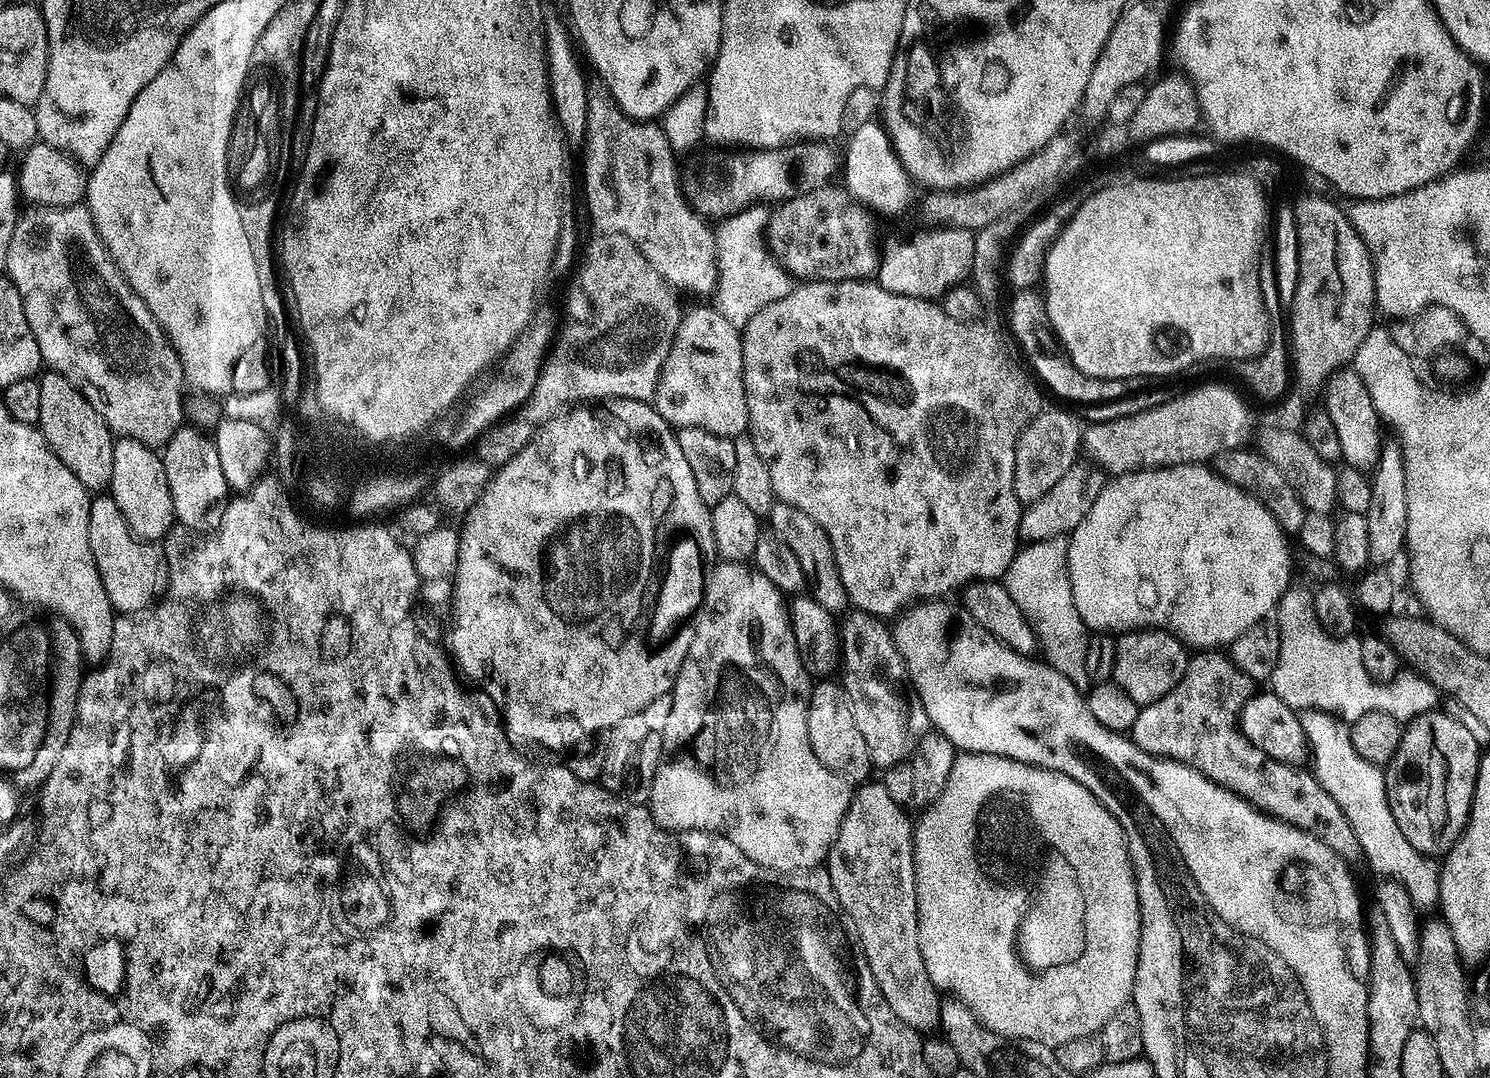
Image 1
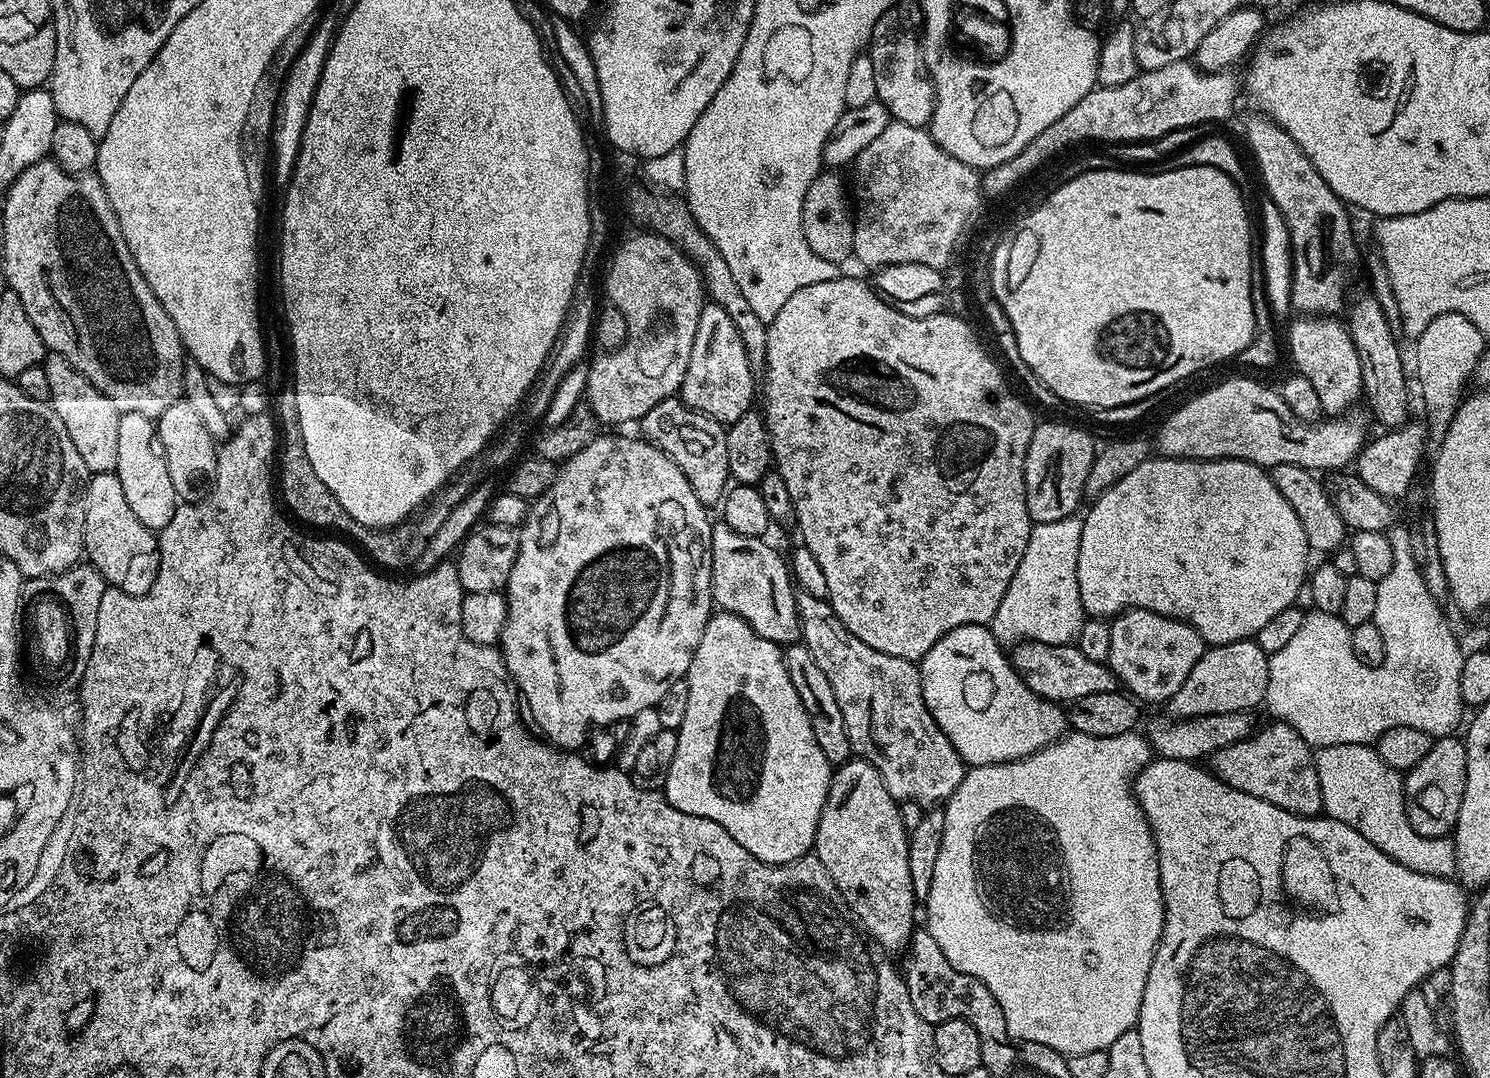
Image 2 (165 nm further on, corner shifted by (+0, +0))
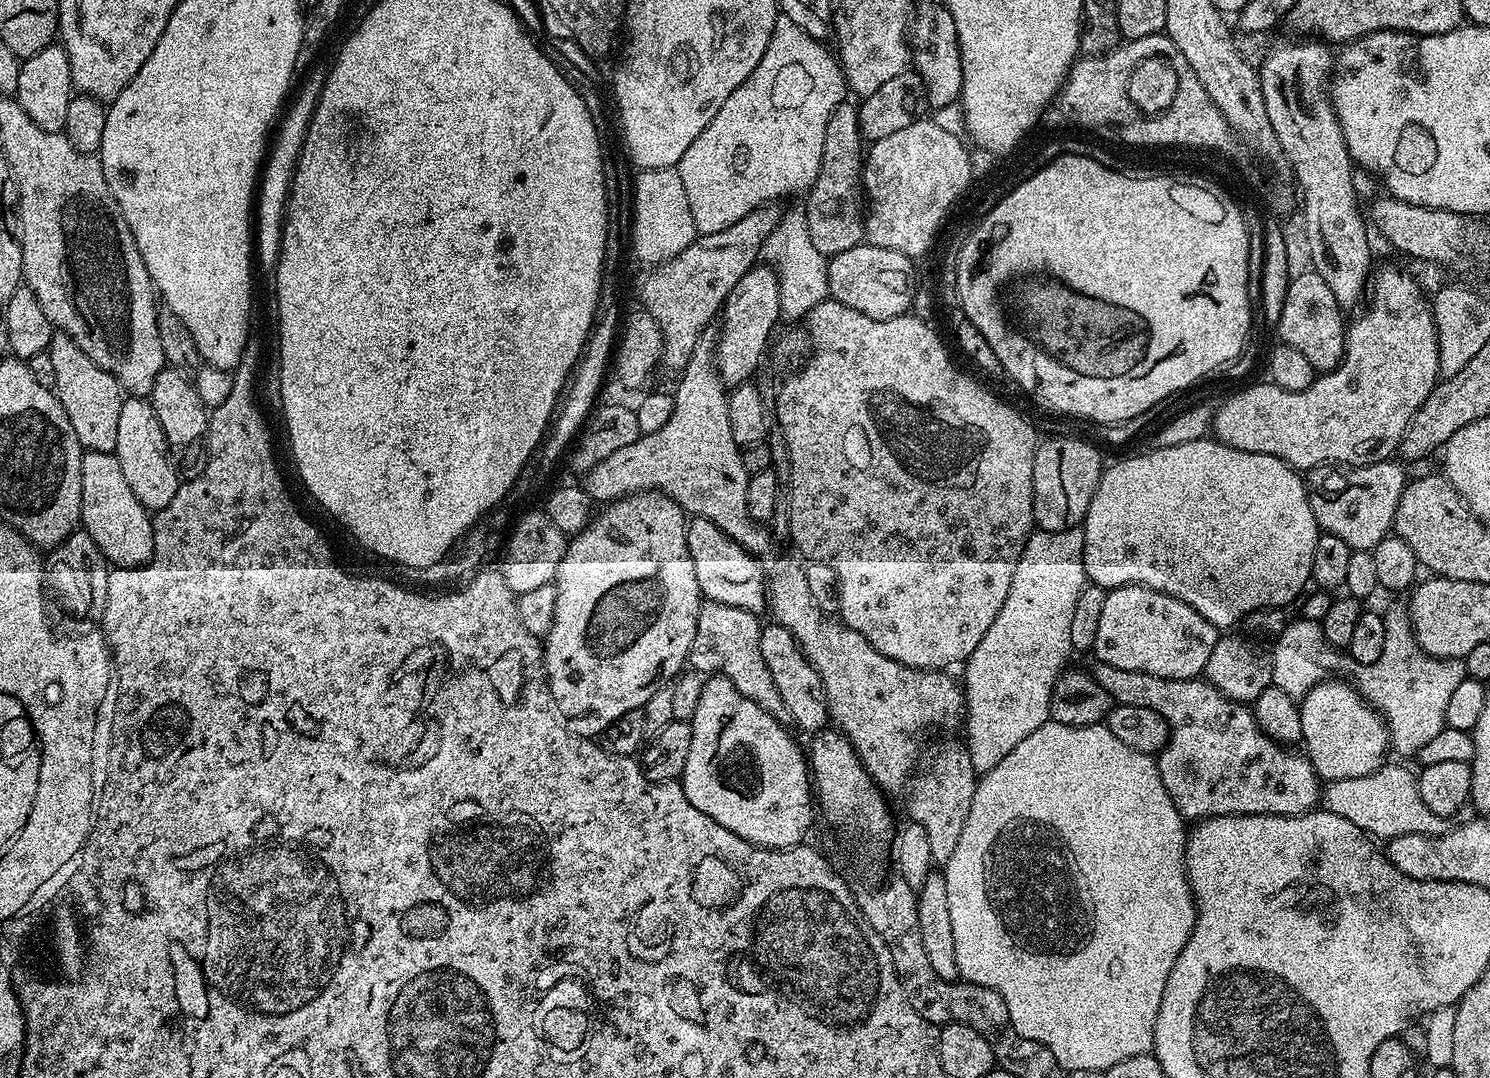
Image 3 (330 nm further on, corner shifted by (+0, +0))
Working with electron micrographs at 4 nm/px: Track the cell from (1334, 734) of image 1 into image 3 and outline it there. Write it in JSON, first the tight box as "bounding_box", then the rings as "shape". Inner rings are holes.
{"bounding_box":[1322,764,1454,842],"shape":[[[1391,764],[1374,770],[1374,774],[1366,774],[1366,778],[1327,781],[1322,792],[1323,807],[1338,814],[1338,818],[1354,822],[1354,826],[1368,833],[1369,837],[1381,840],[1380,842],[1393,840],[1402,834],[1446,834],[1454,826],[1453,821],[1449,817],[1434,814],[1434,810],[1426,807],[1426,802],[1422,802],[1420,785],[1415,775],[1411,776],[1406,769]]]}

